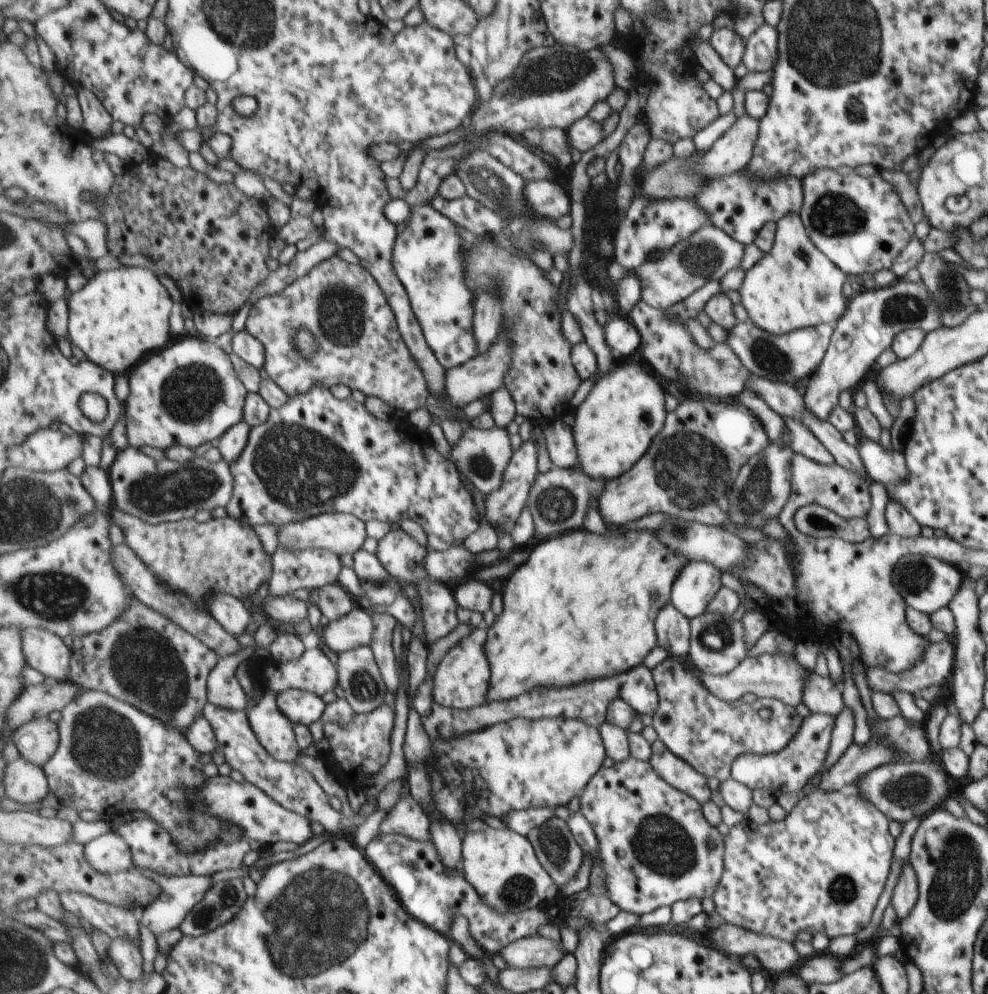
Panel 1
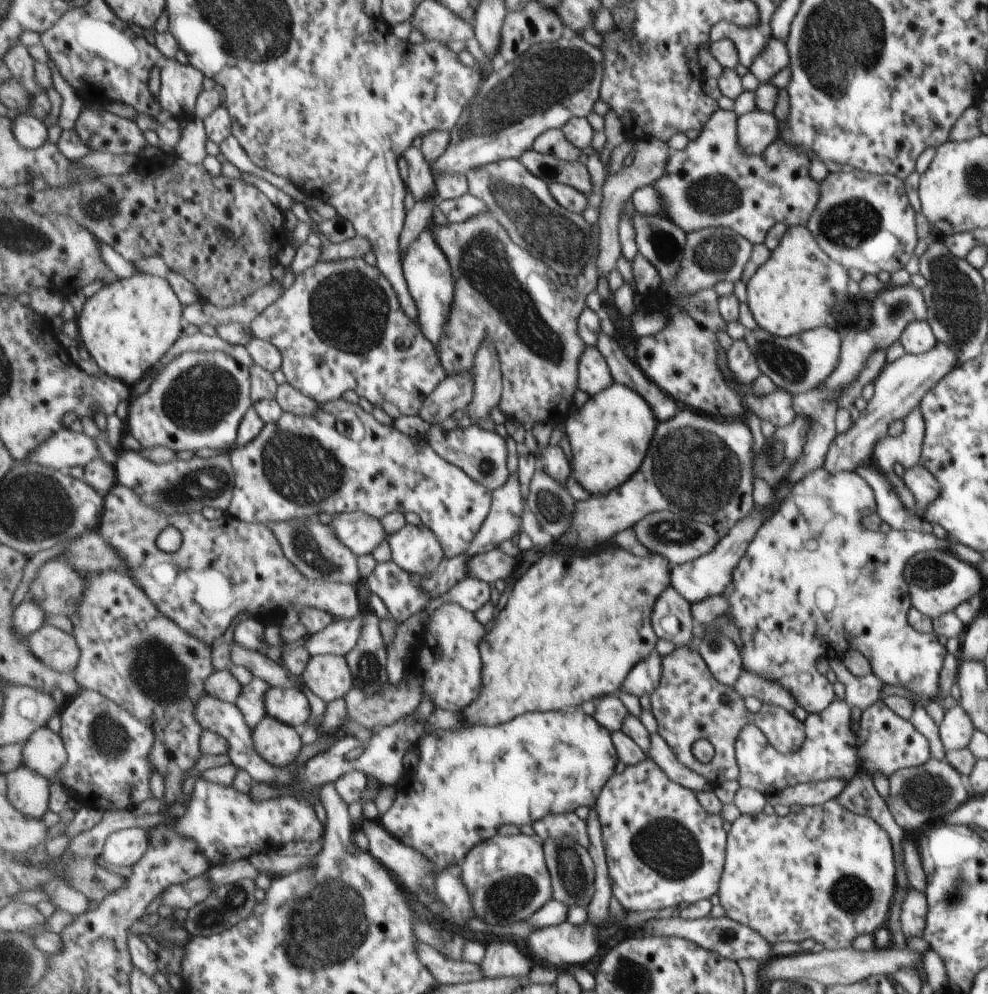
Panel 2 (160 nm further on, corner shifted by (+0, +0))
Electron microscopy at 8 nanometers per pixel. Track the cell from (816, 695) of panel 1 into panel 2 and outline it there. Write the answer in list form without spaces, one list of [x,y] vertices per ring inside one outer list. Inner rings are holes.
[[[822,466],[816,468],[813,472],[804,476],[798,483],[792,486],[787,498],[780,502],[776,511],[764,522],[760,530],[756,532],[755,538],[748,544],[743,558],[736,564],[732,572],[732,580],[727,588],[722,592],[726,600],[727,608],[724,616],[729,618],[728,628],[732,631],[737,642],[737,648],[740,654],[742,670],[750,673],[760,674],[761,677],[768,678],[769,681],[776,681],[778,685],[783,686],[796,701],[797,706],[801,706],[807,713],[820,713],[825,707],[833,703],[835,698],[834,688],[815,670],[817,658],[839,659],[843,658],[844,652],[849,648],[861,652],[870,664],[869,672],[873,673],[884,684],[893,684],[901,686],[911,692],[914,702],[922,707],[931,702],[940,692],[940,672],[943,670],[943,656],[945,648],[935,640],[935,634],[920,633],[912,627],[907,621],[908,611],[912,608],[911,593],[908,591],[908,584],[903,580],[903,568],[905,563],[914,554],[921,551],[930,551],[938,547],[948,548],[947,540],[938,539],[935,535],[922,534],[917,531],[895,531],[890,530],[886,533],[881,531],[870,531],[861,524],[861,519],[872,512],[876,512],[875,496],[872,488],[865,482],[864,477],[857,473],[838,472],[834,475],[829,474]],[[839,611],[840,618],[831,618],[829,614],[835,614]],[[835,622],[835,624],[833,624]]]

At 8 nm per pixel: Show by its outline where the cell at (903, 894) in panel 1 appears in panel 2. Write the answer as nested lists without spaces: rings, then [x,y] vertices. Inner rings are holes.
[[[912,888],[907,890],[900,905],[899,924],[904,938],[921,937],[927,919],[927,897]]]

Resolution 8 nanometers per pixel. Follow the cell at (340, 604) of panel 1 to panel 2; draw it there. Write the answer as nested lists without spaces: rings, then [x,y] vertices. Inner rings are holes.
[[[117,482],[104,497],[104,519],[101,520],[98,532],[124,559],[129,577],[140,585],[156,607],[185,629],[185,632],[199,637],[209,646],[223,638],[227,628],[243,612],[248,612],[249,617],[262,619],[264,615],[277,616],[290,604],[298,603],[304,606],[303,610],[322,610],[337,619],[352,619],[361,614],[361,602],[355,585],[308,579],[289,560],[280,540],[266,524],[248,523],[228,513],[212,521],[198,512],[169,514],[148,505],[133,488]],[[169,526],[177,527],[183,533],[183,546],[174,553],[163,552],[158,545],[160,534]]]

